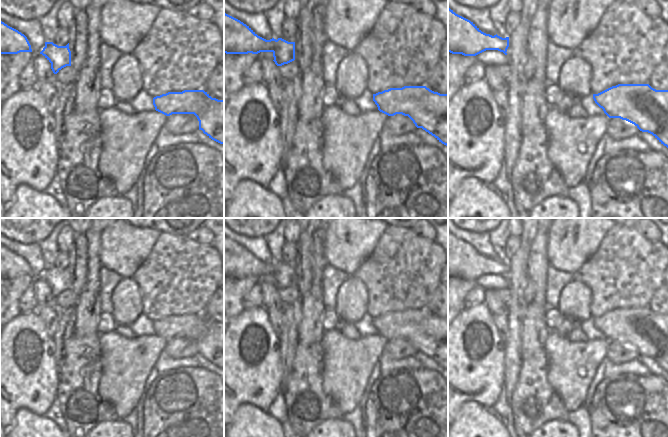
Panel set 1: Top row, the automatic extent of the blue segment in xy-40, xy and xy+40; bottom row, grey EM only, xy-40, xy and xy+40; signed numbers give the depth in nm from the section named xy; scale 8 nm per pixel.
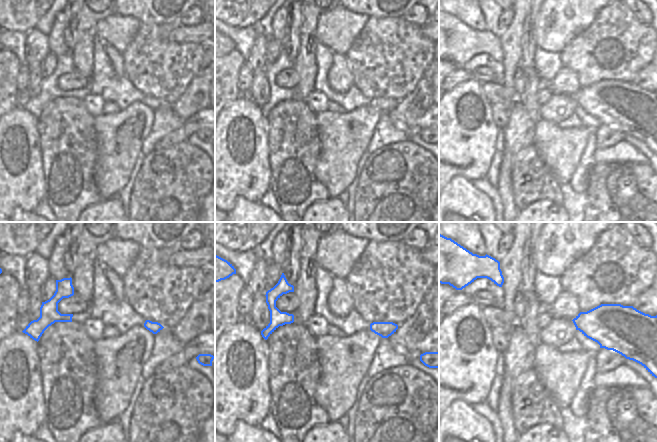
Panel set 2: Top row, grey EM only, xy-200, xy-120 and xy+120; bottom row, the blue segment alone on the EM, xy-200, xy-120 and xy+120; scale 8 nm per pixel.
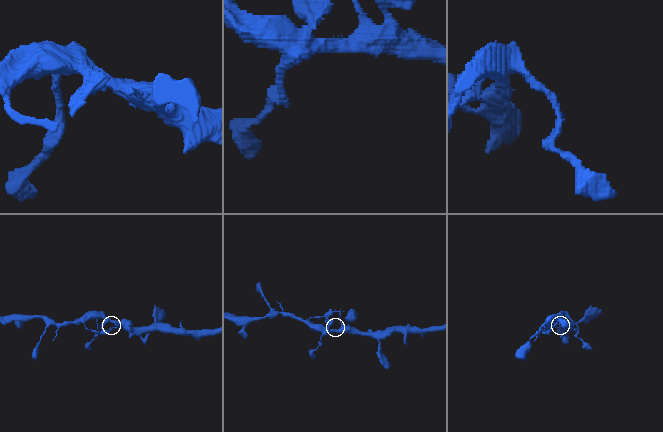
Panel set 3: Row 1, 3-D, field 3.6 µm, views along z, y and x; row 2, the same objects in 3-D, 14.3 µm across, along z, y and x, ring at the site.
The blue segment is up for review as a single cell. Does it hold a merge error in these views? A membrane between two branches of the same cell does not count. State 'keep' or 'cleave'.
cleave

